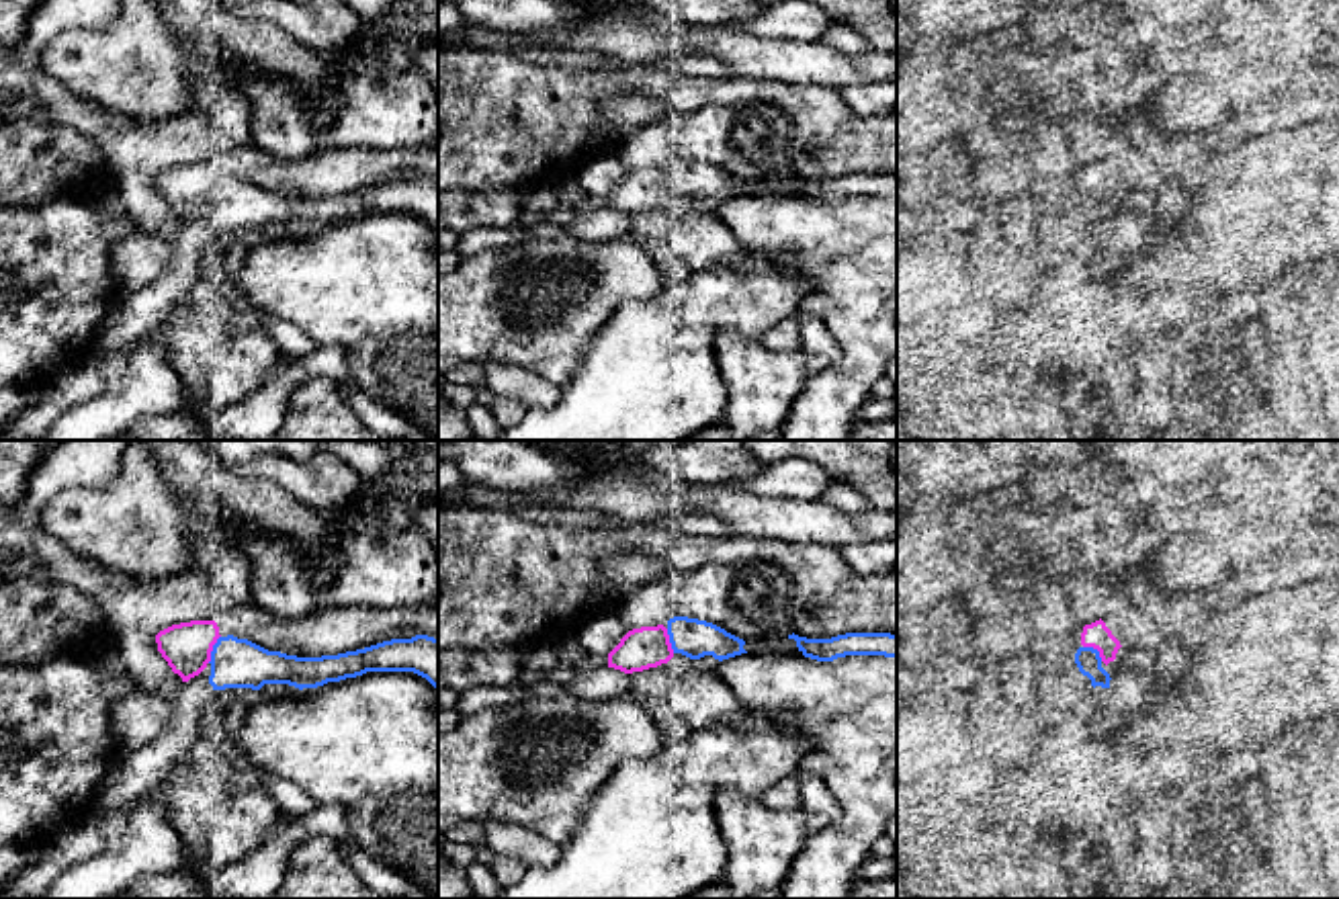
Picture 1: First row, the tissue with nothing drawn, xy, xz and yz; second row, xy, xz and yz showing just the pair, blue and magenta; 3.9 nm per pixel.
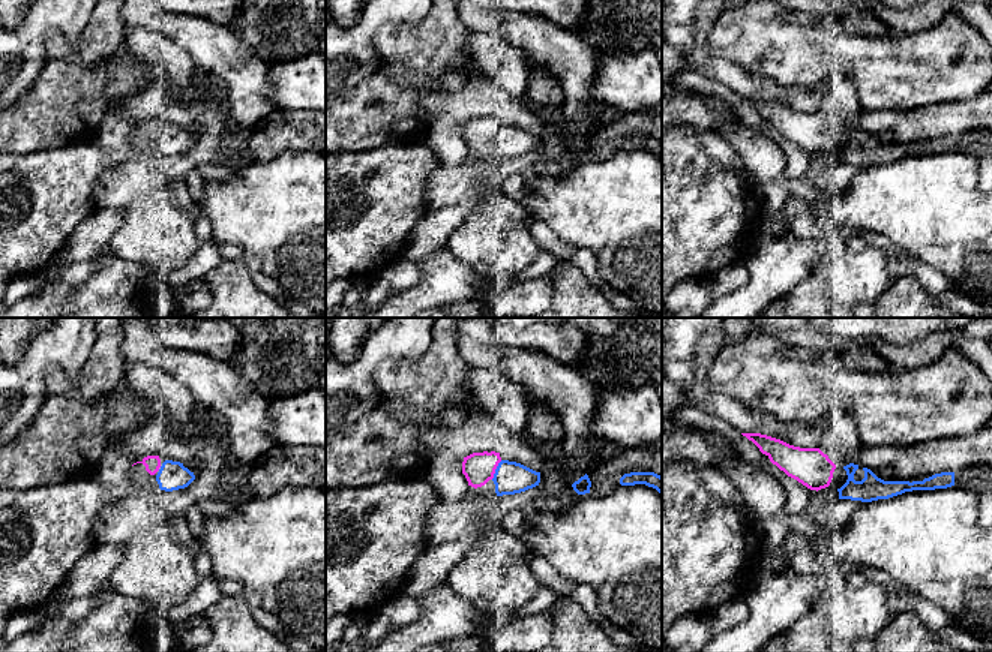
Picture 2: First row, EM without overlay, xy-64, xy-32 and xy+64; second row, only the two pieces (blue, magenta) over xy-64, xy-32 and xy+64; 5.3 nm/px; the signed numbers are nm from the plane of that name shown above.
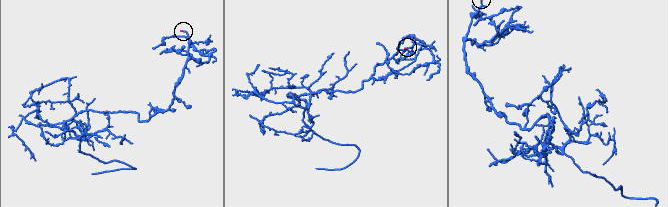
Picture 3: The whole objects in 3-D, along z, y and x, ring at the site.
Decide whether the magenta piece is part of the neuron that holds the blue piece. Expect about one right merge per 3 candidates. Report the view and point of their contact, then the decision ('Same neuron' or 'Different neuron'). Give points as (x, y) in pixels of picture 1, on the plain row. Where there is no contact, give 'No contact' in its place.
Touches blue at xy (213, 191). Same neuron

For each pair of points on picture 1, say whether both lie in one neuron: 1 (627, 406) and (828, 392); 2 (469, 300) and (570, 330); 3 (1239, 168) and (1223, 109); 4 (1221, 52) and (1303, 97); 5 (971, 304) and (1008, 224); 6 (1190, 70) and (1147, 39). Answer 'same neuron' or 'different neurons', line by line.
1: different neurons
2: same neuron
3: different neurons
4: different neurons
5: same neuron
6: different neurons

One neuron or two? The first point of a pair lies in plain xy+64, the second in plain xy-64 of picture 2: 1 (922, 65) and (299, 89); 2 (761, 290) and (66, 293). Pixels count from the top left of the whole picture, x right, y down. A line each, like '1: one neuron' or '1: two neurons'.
1: one neuron
2: two neurons

